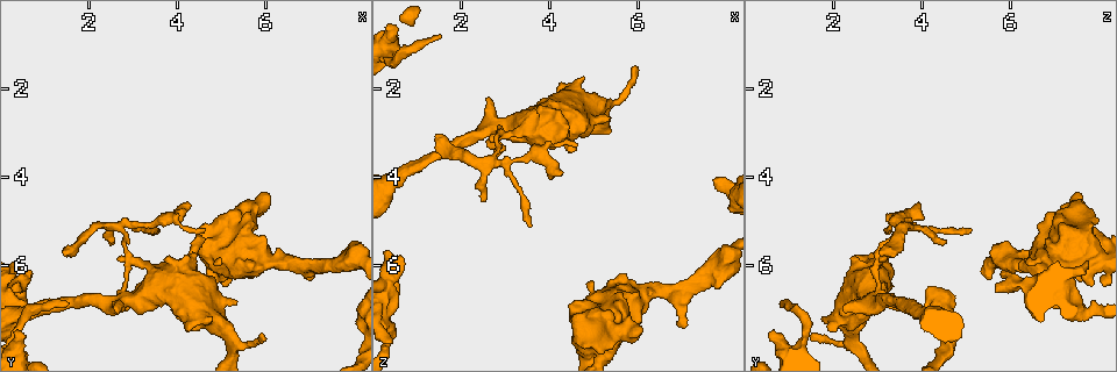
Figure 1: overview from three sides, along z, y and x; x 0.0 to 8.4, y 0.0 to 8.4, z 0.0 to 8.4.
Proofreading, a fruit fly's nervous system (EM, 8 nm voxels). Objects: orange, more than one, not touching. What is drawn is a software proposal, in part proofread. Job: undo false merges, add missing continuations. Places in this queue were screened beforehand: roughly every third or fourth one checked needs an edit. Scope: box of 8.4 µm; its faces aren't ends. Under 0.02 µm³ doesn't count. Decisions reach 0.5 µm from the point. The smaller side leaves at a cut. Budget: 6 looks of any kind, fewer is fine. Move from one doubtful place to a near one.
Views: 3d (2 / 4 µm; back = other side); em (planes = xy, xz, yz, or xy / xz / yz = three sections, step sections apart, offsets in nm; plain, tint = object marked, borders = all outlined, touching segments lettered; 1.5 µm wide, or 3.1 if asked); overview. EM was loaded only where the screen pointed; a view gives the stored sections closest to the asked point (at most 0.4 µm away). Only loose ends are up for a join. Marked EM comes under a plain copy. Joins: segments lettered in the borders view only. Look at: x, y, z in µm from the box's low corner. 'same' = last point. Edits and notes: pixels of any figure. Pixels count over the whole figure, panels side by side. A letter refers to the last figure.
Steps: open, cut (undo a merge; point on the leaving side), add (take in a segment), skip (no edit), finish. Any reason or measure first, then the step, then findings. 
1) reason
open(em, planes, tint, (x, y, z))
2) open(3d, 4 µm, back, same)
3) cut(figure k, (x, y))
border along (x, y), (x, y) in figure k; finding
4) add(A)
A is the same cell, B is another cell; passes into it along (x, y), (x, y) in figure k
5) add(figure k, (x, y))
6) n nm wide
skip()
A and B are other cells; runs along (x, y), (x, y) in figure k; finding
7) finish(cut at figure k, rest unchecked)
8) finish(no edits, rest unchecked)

an open end
open(3d, 4 µm, (1.45, 5.75, 3.00))

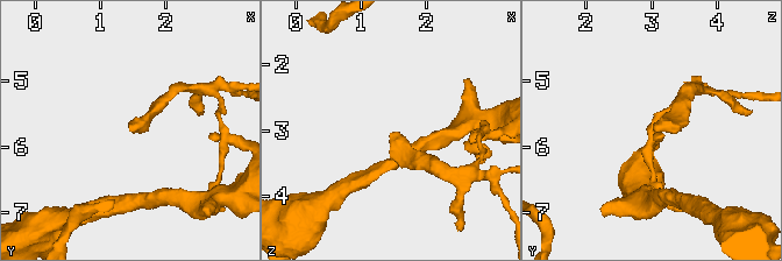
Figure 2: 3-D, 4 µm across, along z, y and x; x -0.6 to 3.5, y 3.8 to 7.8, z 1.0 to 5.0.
shape alone is not enough
open(em, yz, step 4, borders, (1.45, 5.75, 3.05))

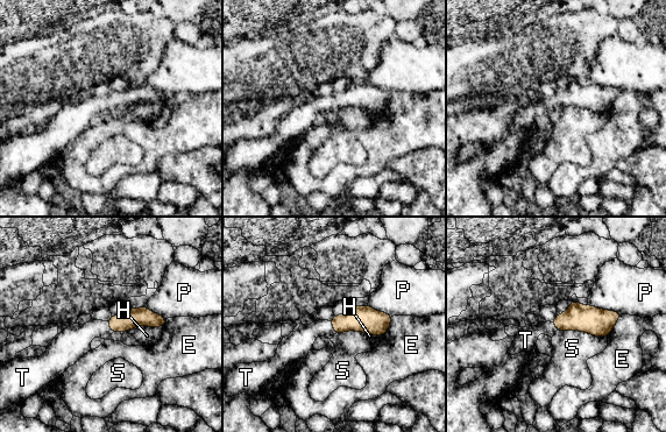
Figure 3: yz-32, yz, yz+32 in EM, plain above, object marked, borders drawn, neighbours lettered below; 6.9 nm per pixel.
S touches over 360 nm
add(figure 3, (300, 340))
T is the same cell, E, H, P and S are other cells; passes into it along (366, 319), (333, 327), (300, 340) in figure 3; it goes on there

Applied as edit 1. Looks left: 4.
an open end
open(em, xz, step 4, borders, (1.45, 6.90, 0.85))

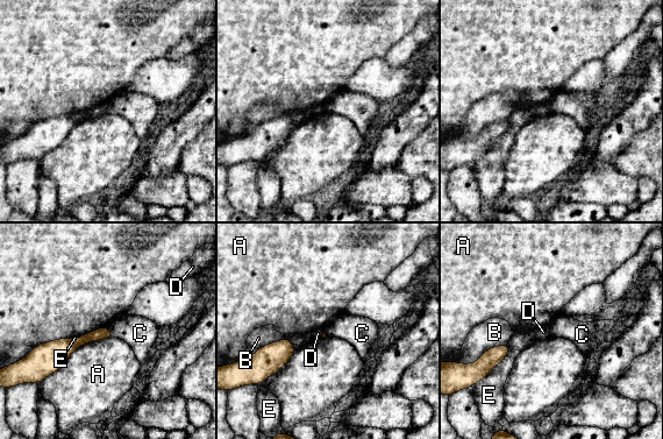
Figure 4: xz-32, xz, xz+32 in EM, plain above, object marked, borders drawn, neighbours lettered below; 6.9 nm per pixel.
skip()
A, B, C, D and E are other cells; runs along (108, 334), (37, 352) in figure 4; no lettered segment goes on from it

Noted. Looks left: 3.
thin end
open(em, xz, step 8, tint, (2.50, 5.45, 4.50))

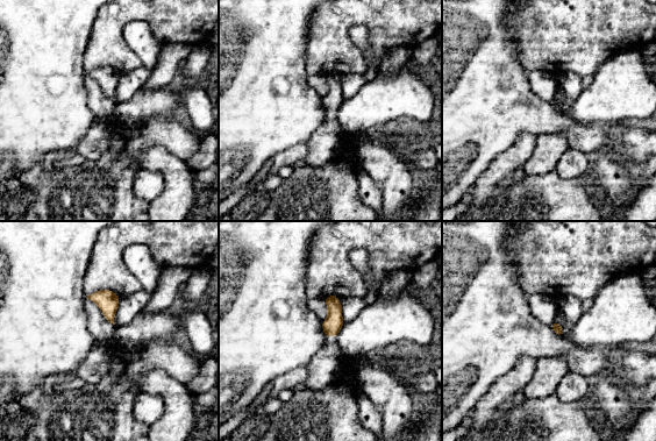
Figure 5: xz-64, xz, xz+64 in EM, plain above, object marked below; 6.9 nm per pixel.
open(em, planes, borders, same)

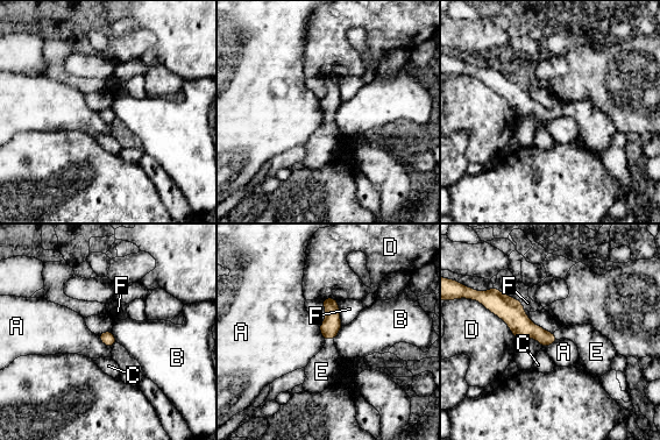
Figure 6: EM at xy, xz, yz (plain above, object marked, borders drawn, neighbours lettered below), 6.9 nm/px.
100 nm wide; D touches over 380 nm
add(figure 6, (321, 371))
E is the same cell, A, B, C, D and F are other cells; it goes on there

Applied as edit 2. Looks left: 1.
finish(add at figure 3, add at figure 6, rest unchecked)

